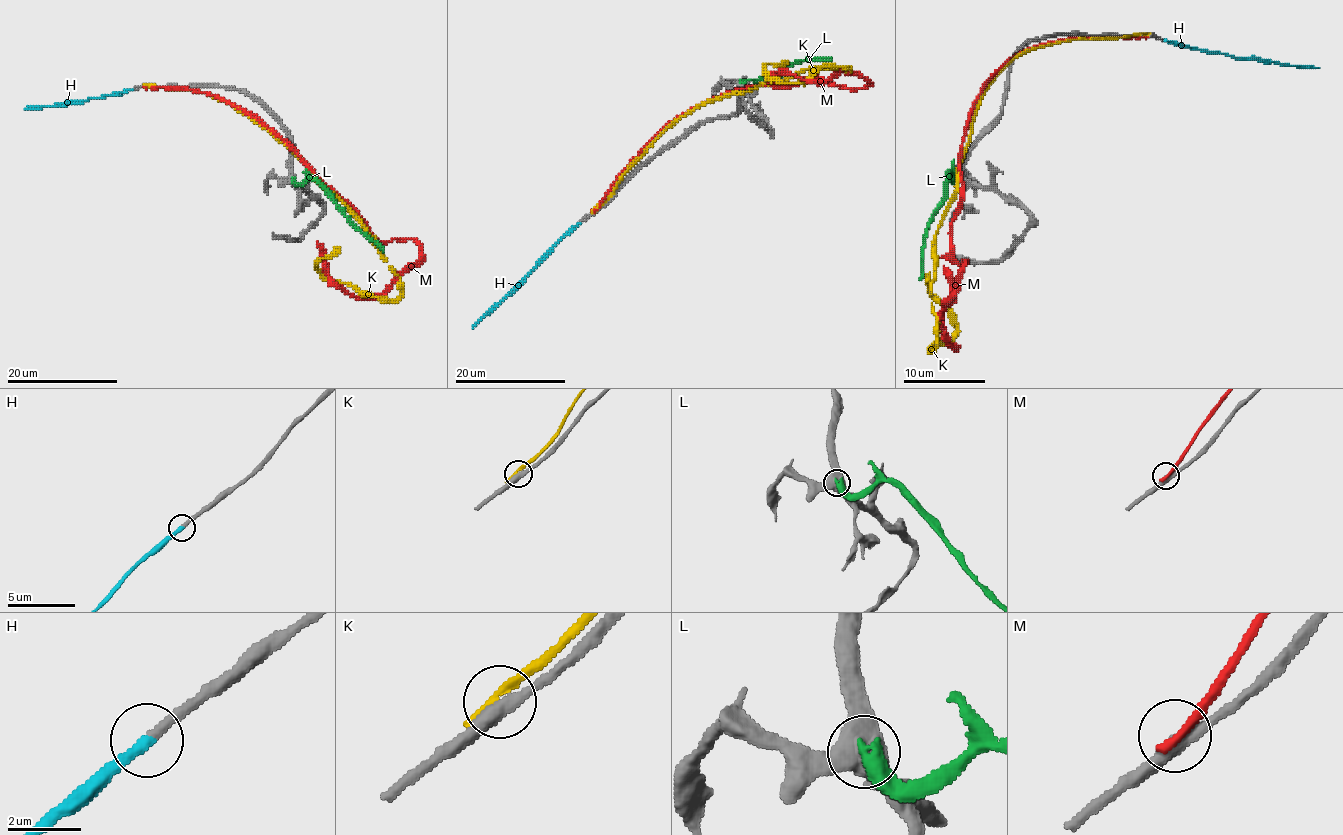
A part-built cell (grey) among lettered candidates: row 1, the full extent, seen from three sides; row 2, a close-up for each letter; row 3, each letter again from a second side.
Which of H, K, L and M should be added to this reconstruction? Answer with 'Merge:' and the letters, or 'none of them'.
Merge: H

